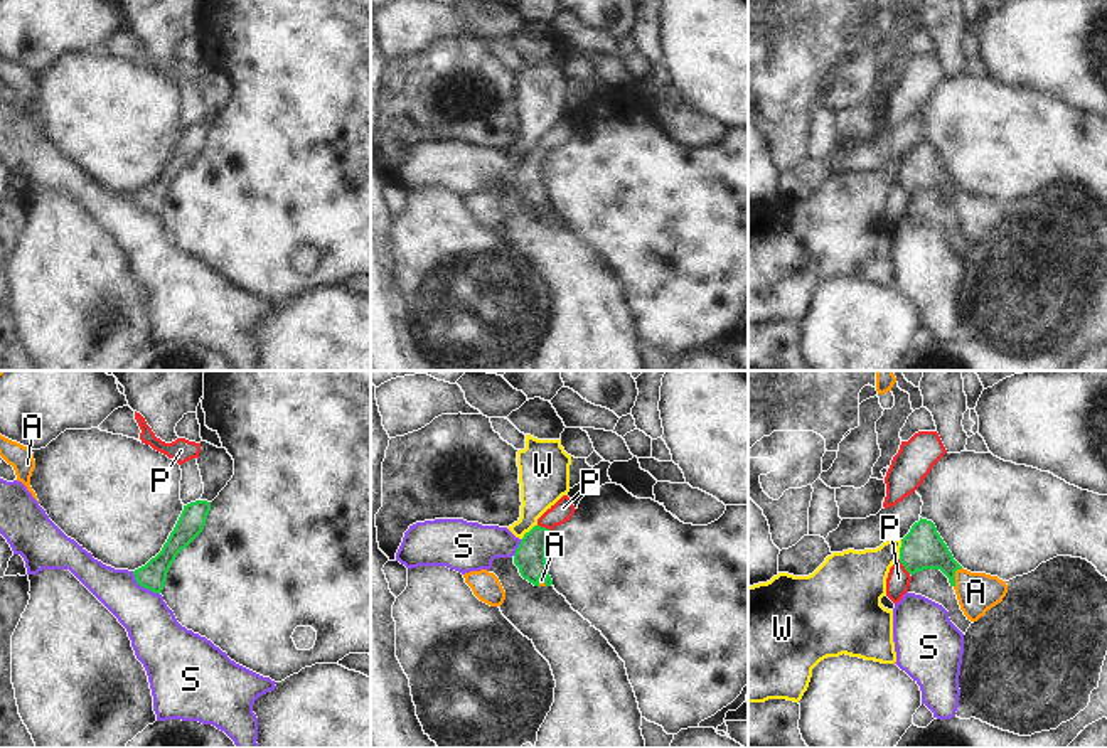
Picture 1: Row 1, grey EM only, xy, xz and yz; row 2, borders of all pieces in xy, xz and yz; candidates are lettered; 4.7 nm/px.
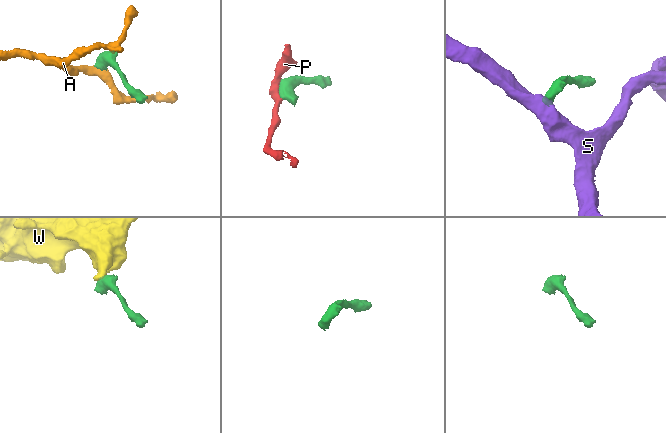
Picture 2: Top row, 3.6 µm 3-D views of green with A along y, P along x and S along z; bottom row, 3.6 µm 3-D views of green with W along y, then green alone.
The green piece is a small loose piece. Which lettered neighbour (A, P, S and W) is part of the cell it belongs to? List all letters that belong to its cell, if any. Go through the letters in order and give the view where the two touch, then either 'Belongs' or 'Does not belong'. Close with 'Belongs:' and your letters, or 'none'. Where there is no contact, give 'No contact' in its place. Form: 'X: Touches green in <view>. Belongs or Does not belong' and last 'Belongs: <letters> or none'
A: Touches green in yz. Belongs
P: Touches green in yz. Does not belong
S: Touches green in xy. Does not belong
W: Touches green in yz. Does not belong
Belongs: A

